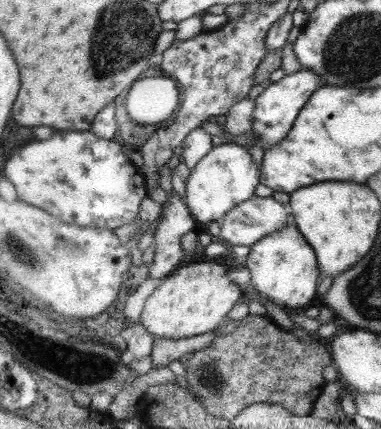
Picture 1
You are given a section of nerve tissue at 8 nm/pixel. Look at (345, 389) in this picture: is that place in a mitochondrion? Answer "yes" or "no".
no

